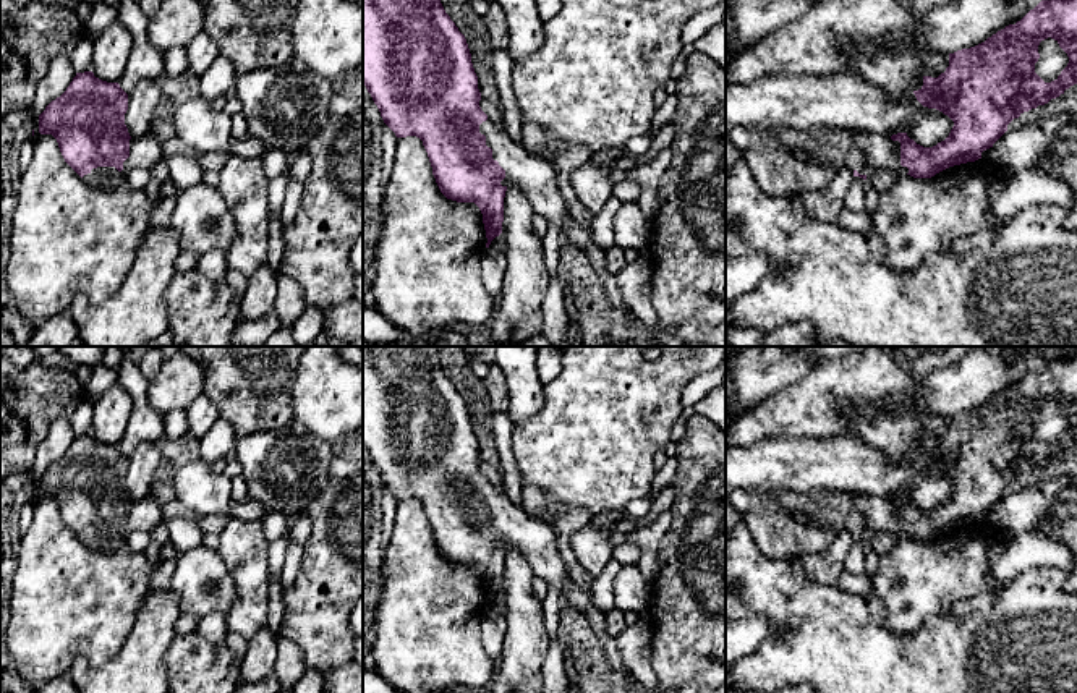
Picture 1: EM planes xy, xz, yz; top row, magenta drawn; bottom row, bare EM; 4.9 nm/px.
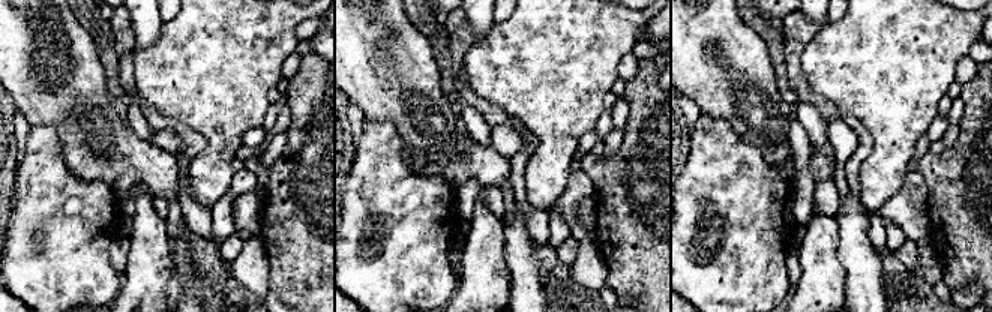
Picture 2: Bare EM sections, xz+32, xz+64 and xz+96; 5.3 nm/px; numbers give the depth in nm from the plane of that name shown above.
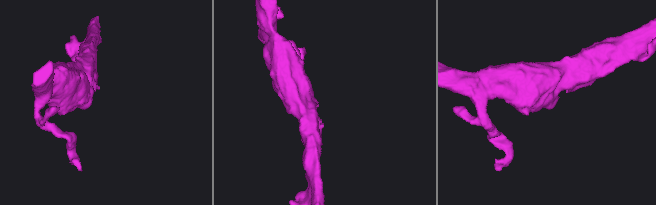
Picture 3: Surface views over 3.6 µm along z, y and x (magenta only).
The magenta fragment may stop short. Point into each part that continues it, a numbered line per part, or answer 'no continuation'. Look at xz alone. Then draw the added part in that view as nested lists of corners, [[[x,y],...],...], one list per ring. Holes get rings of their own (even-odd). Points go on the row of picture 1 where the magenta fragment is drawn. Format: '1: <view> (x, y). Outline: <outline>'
1: xz (533, 175). Outline: [[[489,118],[479,125],[479,133],[486,136],[492,159],[505,170],[500,185],[517,188],[538,214],[564,230],[570,210],[556,183],[554,162],[530,154]]]

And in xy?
1: xy (146, 151). Outline: [[[146,133],[130,139],[130,157],[123,162],[121,172],[115,167],[97,167],[83,180],[100,189],[115,189],[126,181],[133,168],[152,168],[160,160],[164,160],[162,142],[152,133]]]

